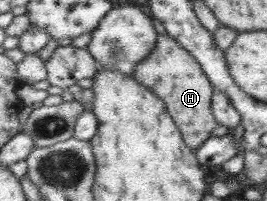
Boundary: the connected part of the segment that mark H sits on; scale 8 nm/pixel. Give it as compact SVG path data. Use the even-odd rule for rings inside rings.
M168 35L158 36L153 51L143 59L134 70L133 78L137 82L144 84L153 91L156 95L160 95L164 100L167 113L175 120L175 124L179 126L181 134L185 134L184 141L189 144L193 150L201 148L205 141L209 140L211 130L215 128L215 120L213 120L213 112L211 112L211 82L207 78L205 72L201 68L195 56L191 55L183 46L177 43L175 38Z

